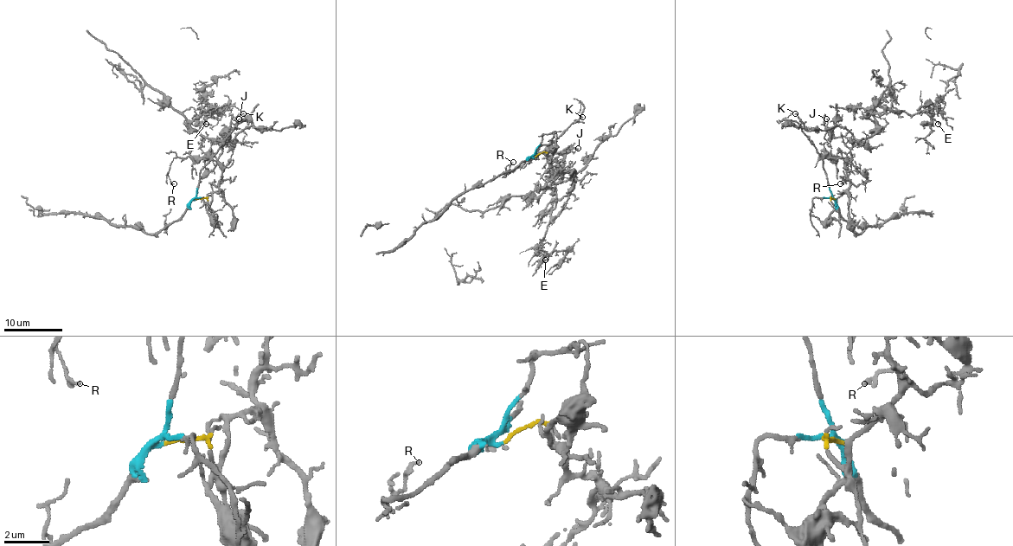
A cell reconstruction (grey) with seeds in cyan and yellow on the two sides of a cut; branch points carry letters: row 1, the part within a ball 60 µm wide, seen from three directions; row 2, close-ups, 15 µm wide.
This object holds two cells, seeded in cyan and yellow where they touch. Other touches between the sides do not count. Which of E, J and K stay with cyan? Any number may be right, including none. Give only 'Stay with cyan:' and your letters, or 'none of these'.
Stay with cyan: K

